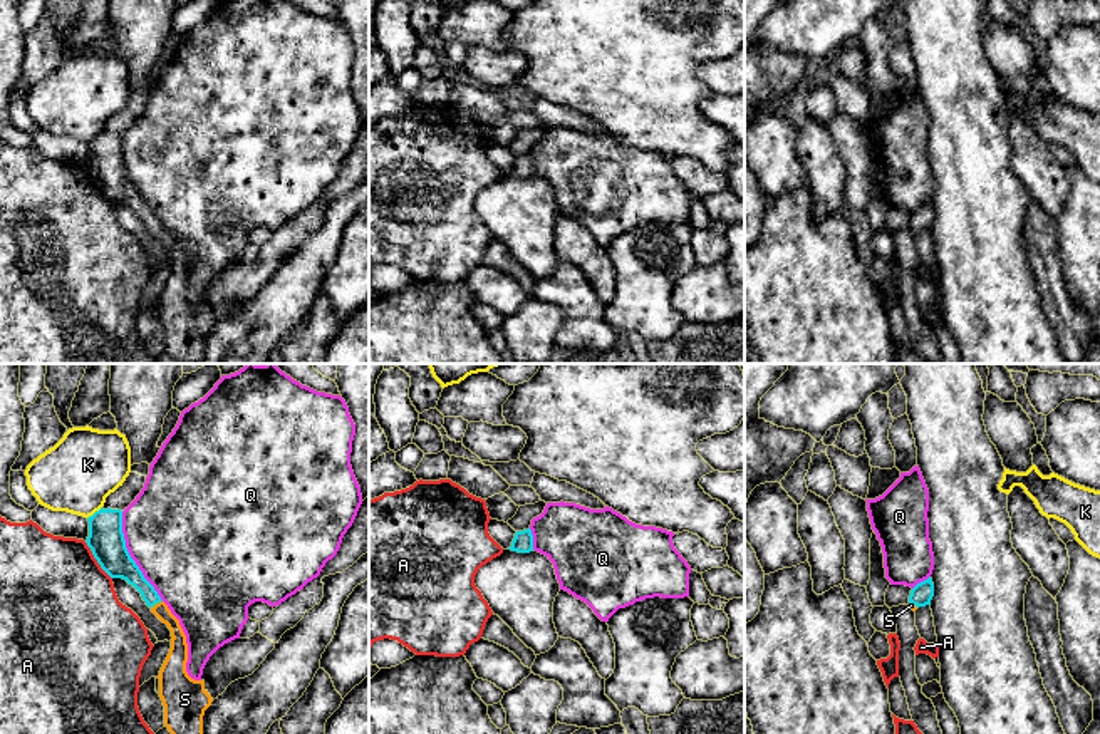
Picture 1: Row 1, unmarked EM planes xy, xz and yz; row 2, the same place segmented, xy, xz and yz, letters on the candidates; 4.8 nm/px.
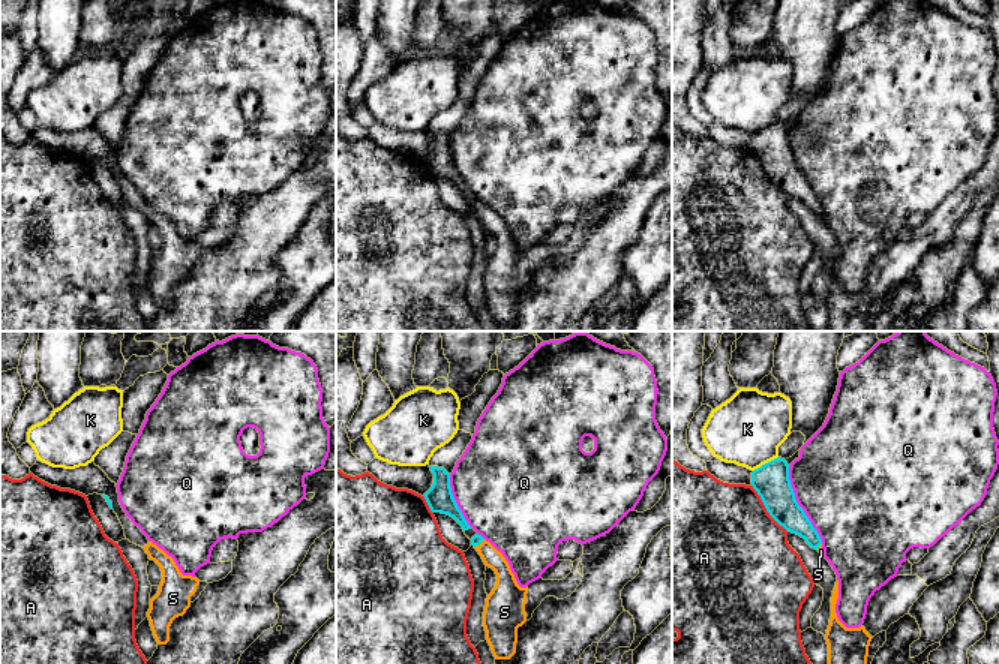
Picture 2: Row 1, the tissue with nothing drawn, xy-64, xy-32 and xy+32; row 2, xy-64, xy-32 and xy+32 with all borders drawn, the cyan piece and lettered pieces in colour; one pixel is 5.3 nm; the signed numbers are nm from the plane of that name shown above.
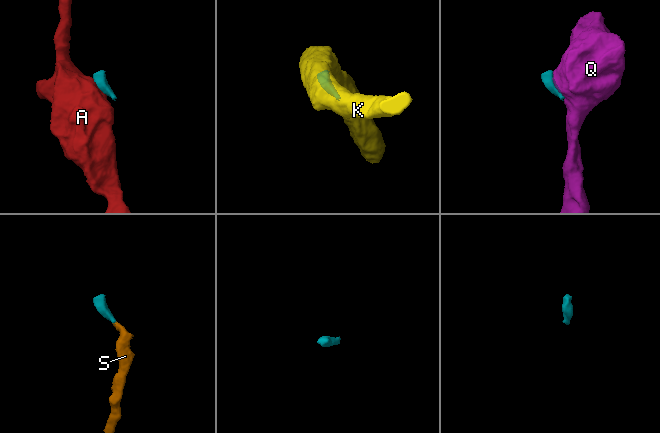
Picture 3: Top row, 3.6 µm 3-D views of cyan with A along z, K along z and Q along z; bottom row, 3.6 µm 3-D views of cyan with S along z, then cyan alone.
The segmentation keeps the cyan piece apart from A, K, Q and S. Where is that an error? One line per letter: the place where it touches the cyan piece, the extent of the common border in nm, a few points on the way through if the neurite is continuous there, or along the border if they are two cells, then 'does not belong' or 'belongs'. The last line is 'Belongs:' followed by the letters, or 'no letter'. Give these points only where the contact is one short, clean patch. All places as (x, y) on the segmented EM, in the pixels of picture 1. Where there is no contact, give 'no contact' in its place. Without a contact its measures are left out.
A: contact xy (96, 558); length 220 nm; border xy (84, 542), (99, 567), (111, 578); does not belong
K: contact xy (96, 511); length 90 nm; border xy (101, 506), (88, 518); does not belong
Q: contact xy (129, 557); length 480 nm; border xy (121, 511), (124, 547), (143, 577), (163, 600); does not belong
S: contact xy (155, 604); length 70 nm; way xy (119, 565), (148, 592), (155, 604), (173, 624), (178, 649); belongs
Belongs: S

